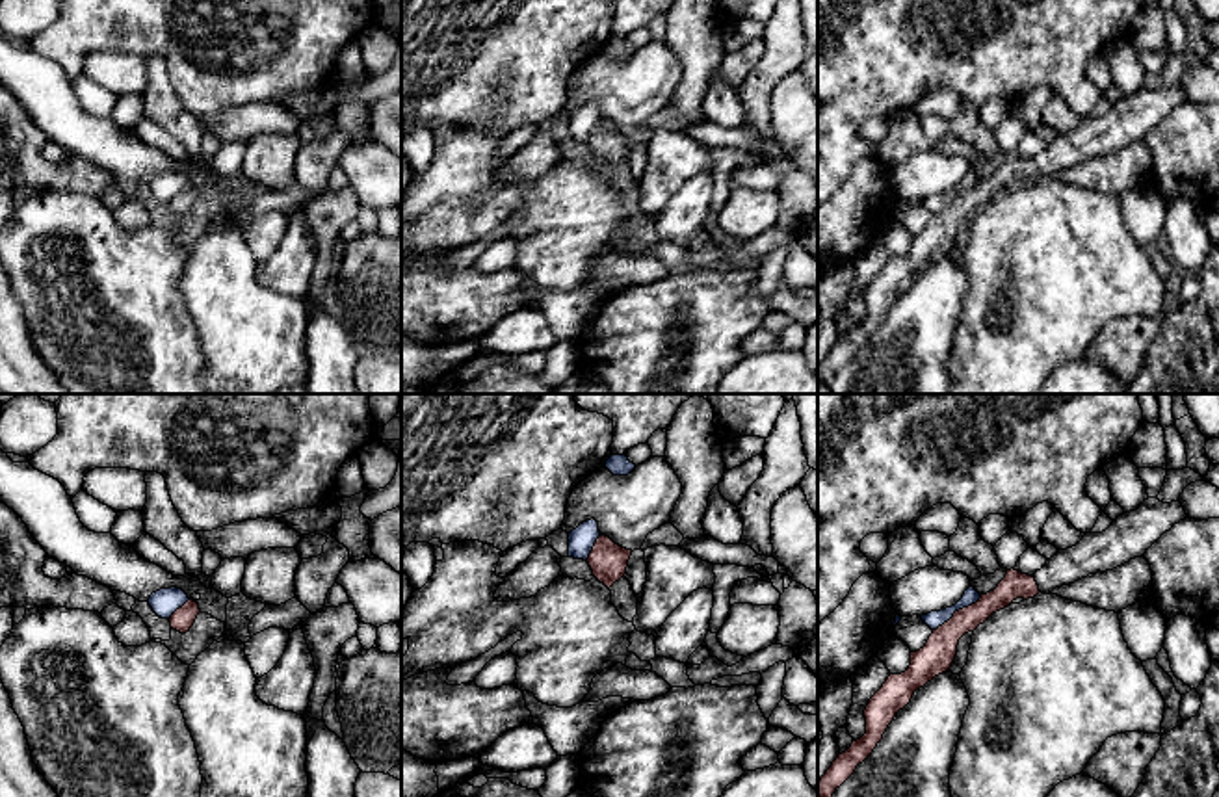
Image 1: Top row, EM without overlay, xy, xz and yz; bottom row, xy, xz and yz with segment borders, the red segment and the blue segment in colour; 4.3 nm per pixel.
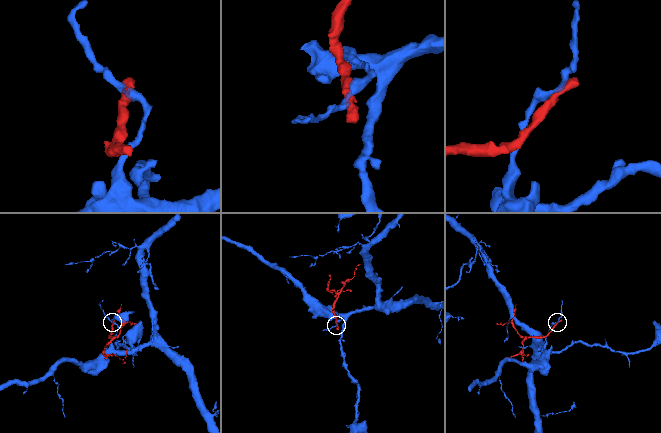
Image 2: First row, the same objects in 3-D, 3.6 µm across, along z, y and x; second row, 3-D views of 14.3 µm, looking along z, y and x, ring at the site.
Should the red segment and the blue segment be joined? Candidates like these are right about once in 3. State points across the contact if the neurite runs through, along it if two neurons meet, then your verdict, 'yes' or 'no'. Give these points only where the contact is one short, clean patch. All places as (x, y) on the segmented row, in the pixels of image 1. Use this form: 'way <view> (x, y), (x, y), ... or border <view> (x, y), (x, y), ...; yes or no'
border yz (982, 595), (933, 630); no

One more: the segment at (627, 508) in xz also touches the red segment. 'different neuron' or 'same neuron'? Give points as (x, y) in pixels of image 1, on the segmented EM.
different neuron

